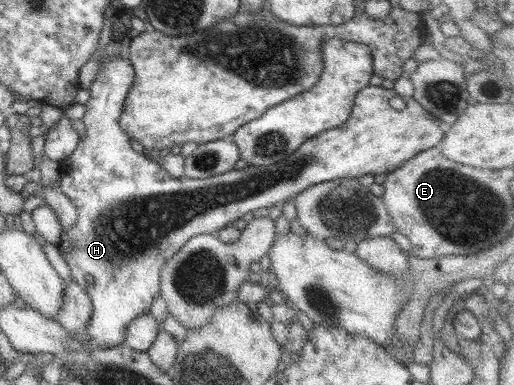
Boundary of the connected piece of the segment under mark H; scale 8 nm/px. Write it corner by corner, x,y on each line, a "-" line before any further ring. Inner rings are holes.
124,51
116,57
100,61
95,79
87,88
89,98
82,118
84,135
64,160
58,182
59,191
75,206
77,219
72,226
61,232
56,247
68,265
71,280
80,285
90,299
91,313
85,328
88,340
83,342
91,351
109,349
123,342
128,323
139,314
149,312
153,298
159,296
160,267
189,238
200,234
215,234
221,228
234,224
246,212
271,206
280,207
314,184
338,179
358,179
367,174
387,175
415,154
436,146
443,135
438,121
411,97
404,98
402,110
395,110
388,105
388,99
394,96
392,90
367,85
355,94
351,113
344,124
319,132
304,141
292,154
272,165
232,169
204,179
184,176
170,178
156,161
132,150
128,135
120,130
118,117
132,81
133,68
-
86,276
92,278
92,284
85,281

